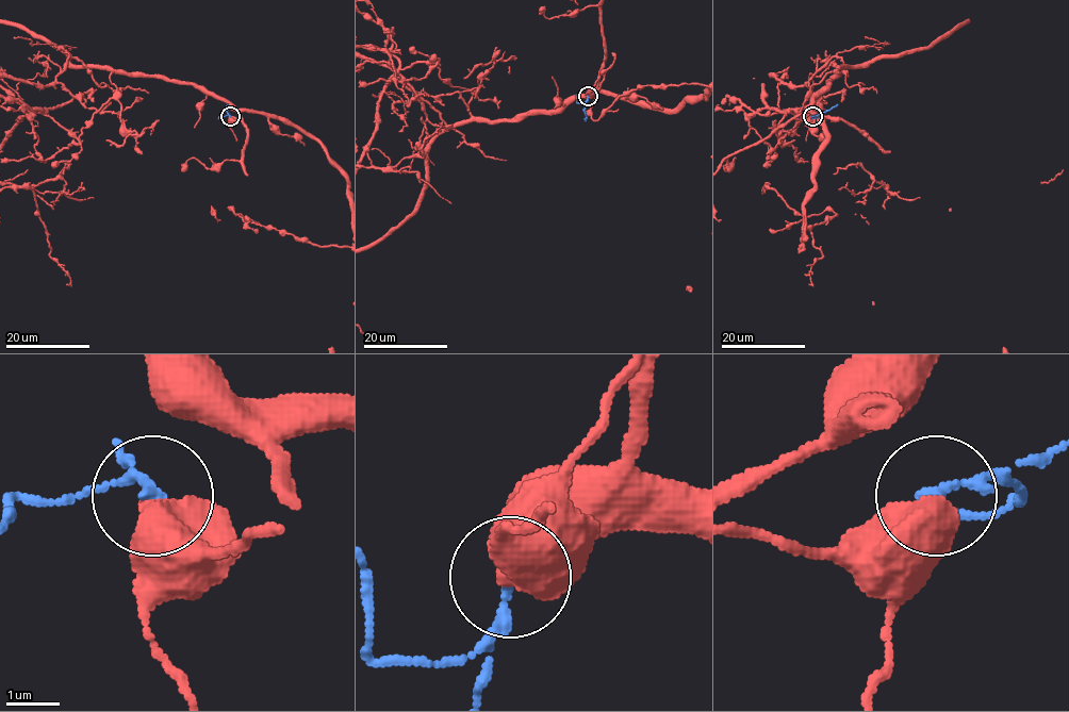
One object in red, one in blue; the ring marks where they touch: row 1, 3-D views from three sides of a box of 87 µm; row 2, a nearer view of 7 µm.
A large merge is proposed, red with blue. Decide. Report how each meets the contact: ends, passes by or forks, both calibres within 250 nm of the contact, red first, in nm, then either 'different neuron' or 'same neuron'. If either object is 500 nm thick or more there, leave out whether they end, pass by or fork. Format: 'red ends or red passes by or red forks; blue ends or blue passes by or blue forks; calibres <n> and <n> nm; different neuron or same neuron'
calibres 700 and 220 nm; different neuron

